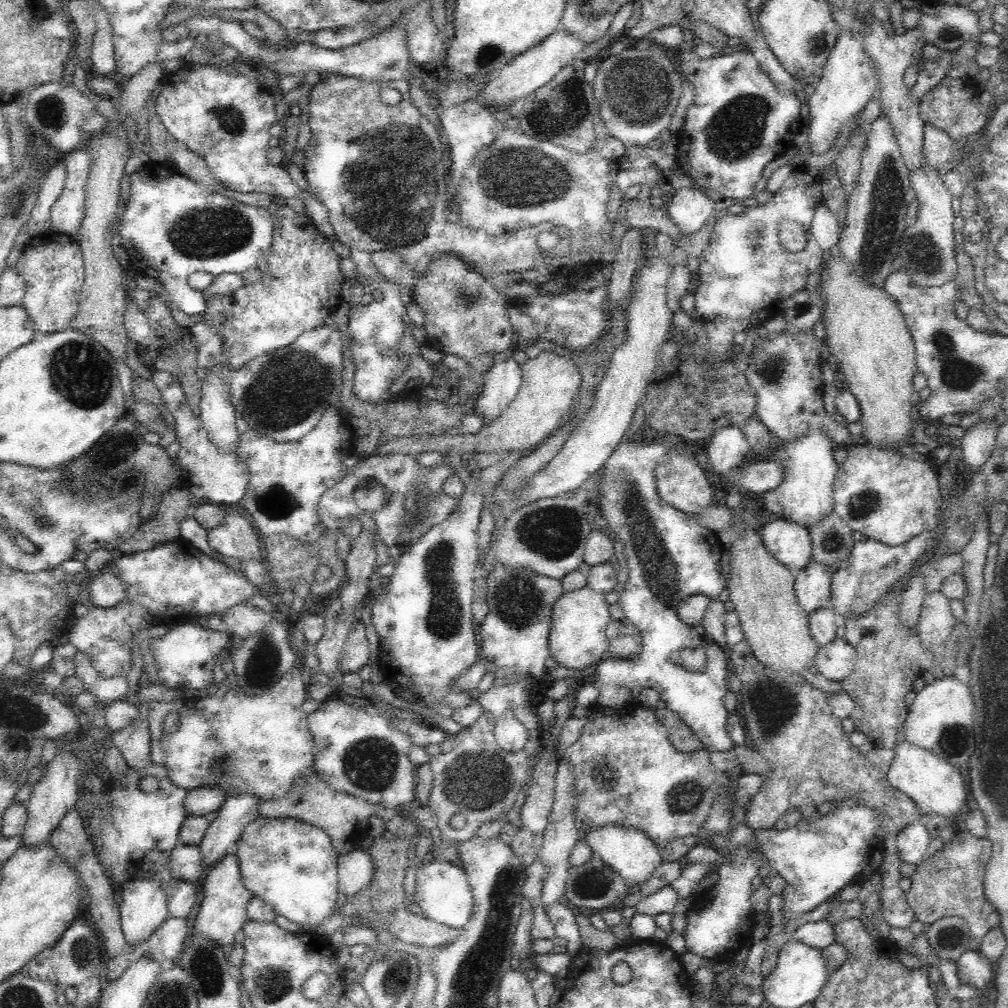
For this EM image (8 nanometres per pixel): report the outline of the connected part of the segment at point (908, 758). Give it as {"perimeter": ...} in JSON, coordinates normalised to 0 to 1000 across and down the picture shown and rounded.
{"perimeter":[[[901,735],[892,736],[887,743],[888,750],[880,766],[882,777],[905,793],[918,812],[933,809],[952,813],[957,805],[958,792],[960,792],[956,772],[950,768],[952,762]]]}

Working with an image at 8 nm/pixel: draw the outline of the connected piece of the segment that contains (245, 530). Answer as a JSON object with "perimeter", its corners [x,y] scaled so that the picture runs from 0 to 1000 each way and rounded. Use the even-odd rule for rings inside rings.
{"perimeter":[[[230,506],[218,522],[205,527],[205,537],[213,550],[231,552],[241,559],[246,555],[260,557],[260,532],[246,512]]]}

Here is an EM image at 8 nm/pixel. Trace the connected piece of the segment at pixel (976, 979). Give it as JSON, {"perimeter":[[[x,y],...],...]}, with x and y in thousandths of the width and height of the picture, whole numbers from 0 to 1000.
{"perimeter":[[[961,940],[948,952],[950,968],[953,976],[964,978],[970,982],[976,980],[983,972],[984,954],[972,942],[965,943]]]}

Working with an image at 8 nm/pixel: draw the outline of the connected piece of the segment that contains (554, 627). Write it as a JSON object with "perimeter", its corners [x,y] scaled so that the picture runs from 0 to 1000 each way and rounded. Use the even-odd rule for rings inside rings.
{"perimeter":[[[581,580],[558,589],[550,598],[545,627],[545,651],[555,661],[577,665],[598,656],[597,650],[604,642],[600,625],[606,613],[604,599],[599,591],[600,589]]]}

